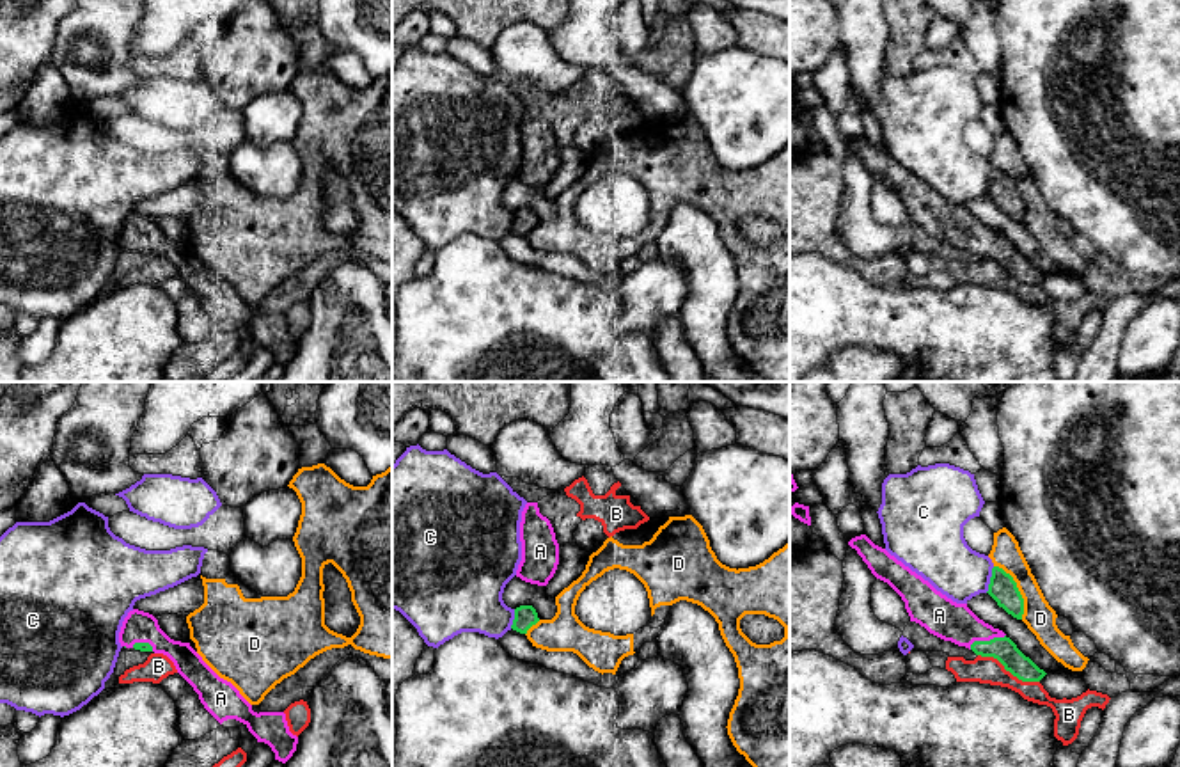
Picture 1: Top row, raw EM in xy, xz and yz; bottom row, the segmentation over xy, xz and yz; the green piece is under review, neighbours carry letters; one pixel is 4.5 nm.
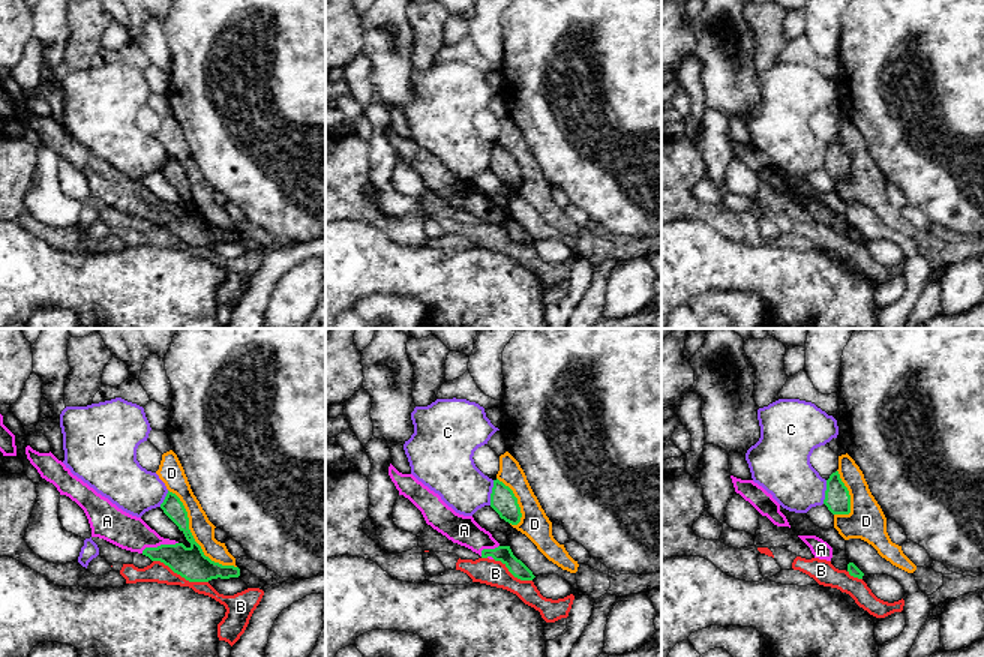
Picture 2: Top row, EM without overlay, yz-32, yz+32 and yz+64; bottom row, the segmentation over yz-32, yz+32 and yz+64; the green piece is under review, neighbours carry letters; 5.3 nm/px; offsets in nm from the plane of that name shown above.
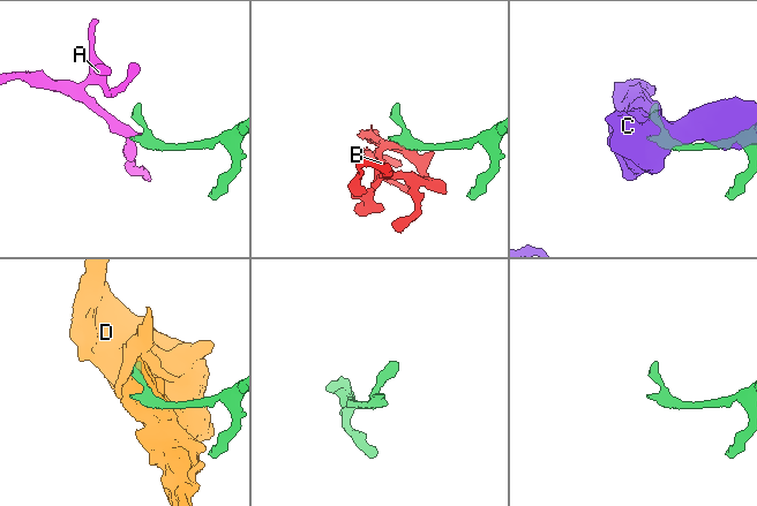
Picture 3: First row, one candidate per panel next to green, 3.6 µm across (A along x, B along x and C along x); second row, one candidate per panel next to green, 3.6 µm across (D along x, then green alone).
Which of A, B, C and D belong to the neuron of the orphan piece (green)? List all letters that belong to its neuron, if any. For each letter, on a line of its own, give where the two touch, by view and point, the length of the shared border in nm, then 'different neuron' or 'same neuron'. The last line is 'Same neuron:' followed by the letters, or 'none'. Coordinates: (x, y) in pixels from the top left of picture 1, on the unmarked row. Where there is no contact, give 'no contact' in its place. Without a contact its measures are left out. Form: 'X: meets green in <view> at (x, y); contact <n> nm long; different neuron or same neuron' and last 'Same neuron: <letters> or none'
A: meets green in yz at (985, 244); contact 180 nm long; same neuron
B: meets green in yz at (1008, 272); contact 300 nm long; different neuron
C: meets green in yz at (991, 181); contact 130 nm long; different neuron
D: meets green in yz at (1017, 192); contact 280 nm long; different neuron
Same neuron: A

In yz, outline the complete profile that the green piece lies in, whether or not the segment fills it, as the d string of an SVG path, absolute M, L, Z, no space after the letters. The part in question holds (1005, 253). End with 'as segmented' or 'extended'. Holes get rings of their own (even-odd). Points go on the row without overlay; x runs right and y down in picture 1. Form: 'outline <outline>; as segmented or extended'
outline M866 137L852 140L848 147L857 153L877 181L887 185L901 199L910 224L976 257L997 261L1022 284L1040 284L1047 277L1003 233L979 222L967 206L956 206L937 194Z; extended

